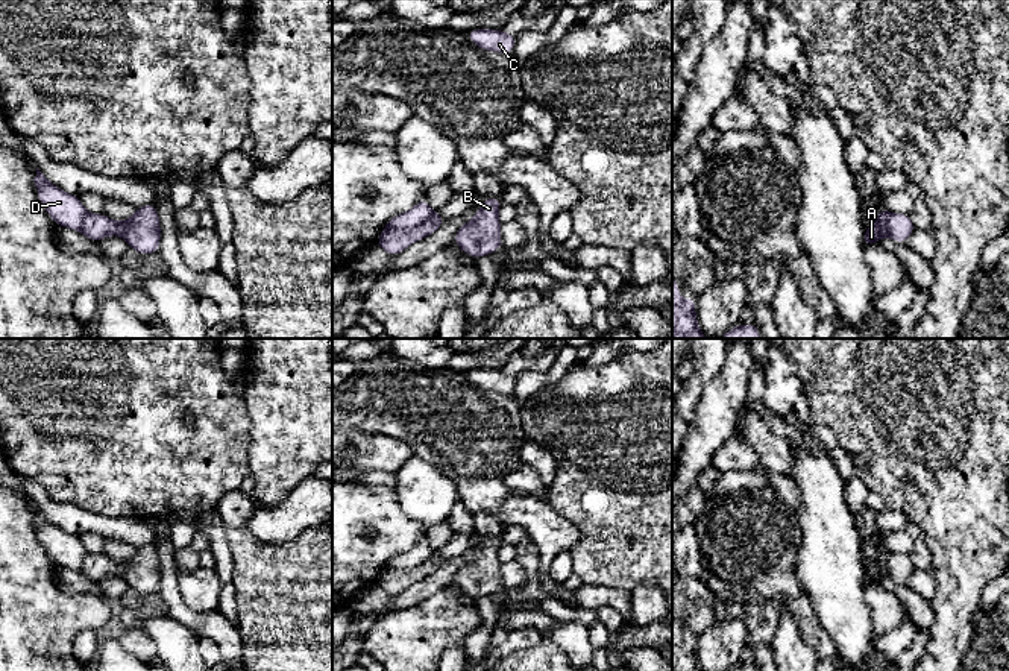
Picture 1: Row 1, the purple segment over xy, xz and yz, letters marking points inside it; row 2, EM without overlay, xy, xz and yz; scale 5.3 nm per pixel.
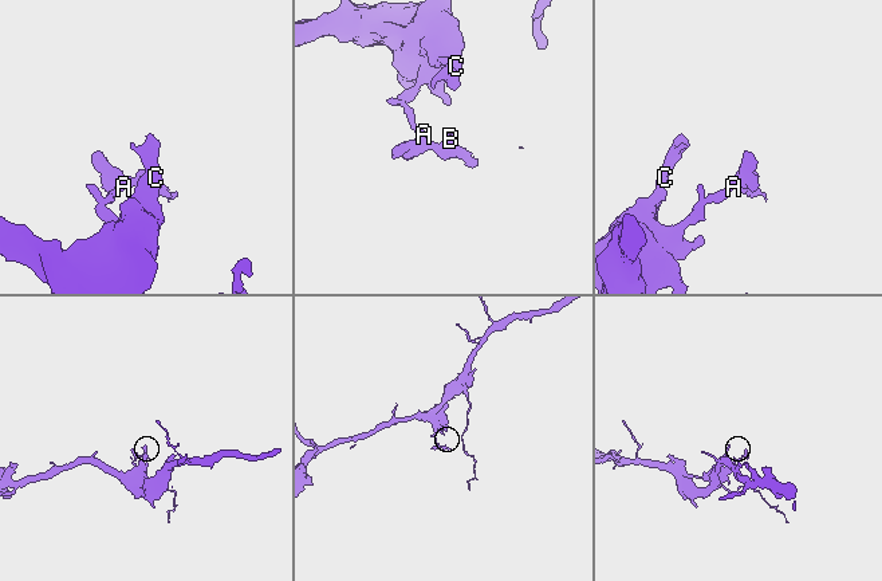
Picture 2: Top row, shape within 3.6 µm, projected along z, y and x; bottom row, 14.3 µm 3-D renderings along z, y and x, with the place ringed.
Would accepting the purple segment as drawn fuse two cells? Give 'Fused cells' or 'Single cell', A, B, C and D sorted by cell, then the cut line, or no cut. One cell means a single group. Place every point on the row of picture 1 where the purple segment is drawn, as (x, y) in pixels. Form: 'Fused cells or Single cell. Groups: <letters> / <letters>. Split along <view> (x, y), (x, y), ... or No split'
Fused cells. Groups: A C D / B. Split along xz (433, 211), (418, 226), (383, 231)

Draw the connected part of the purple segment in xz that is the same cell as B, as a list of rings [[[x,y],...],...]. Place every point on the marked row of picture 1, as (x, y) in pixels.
[[[501,196],[484,199],[478,213],[455,232],[454,243],[473,260],[504,246],[498,219],[501,205]]]

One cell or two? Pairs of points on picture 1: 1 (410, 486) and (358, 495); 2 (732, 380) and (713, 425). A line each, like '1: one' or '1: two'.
1: two
2: one

